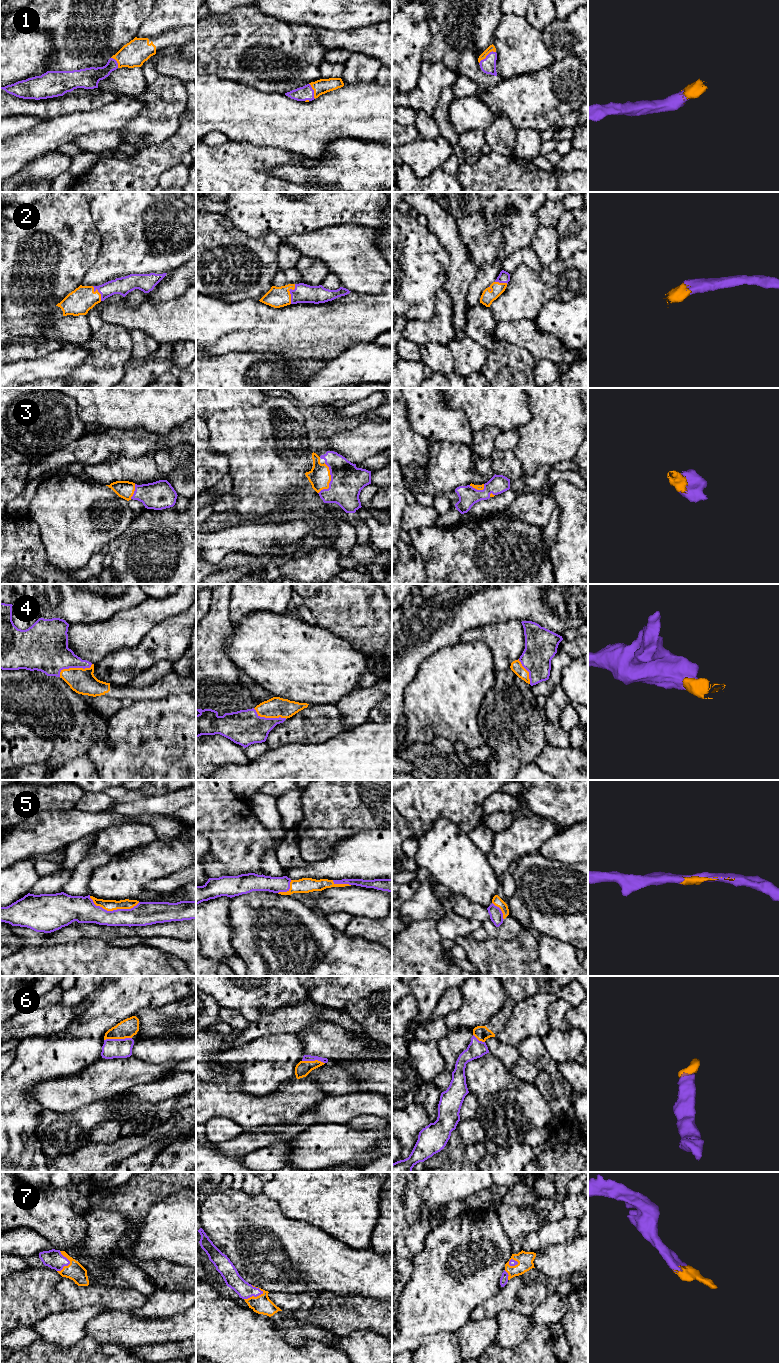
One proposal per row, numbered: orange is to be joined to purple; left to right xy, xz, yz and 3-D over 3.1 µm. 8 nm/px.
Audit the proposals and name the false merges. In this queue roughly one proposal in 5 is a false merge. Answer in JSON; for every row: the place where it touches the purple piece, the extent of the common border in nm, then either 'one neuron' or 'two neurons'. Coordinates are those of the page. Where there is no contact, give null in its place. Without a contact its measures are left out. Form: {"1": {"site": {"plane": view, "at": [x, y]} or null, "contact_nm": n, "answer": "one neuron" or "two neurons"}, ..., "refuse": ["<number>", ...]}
{"1": {"site": {"plane": "yz", "at": [486, 56]}, "contact_nm": 170, "answer": "one neuron"}, "2": {"site": {"plane": "xz", "at": [290, 292]}, "contact_nm": 170, "answer": "one neuron"}, "3": {"site": {"plane": "xz", "at": [331, 480]}, "contact_nm": 260, "answer": "one neuron"}, "4": {"site": {"plane": "xy", "at": [74, 667]}, "contact_nm": 280, "answer": "one neuron"}, "5": {"site": {"plane": "xy", "at": [113, 910]}, "contact_nm": 420, "answer": "one neuron"}, "6": {"site": {"plane": "xy", "at": [117, 1039]}, "contact_nm": 220, "answer": "one neuron"}, "7": {"site": {"plane": "xz", "at": [253, 1295]}, "contact_nm": 170, "answer": "one neuron"}, "refuse": []}

